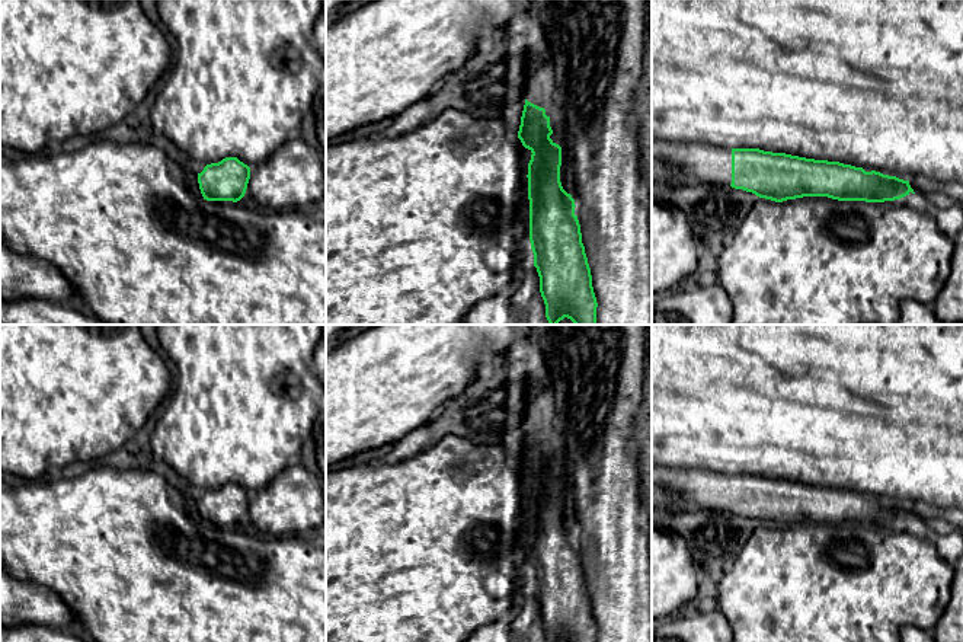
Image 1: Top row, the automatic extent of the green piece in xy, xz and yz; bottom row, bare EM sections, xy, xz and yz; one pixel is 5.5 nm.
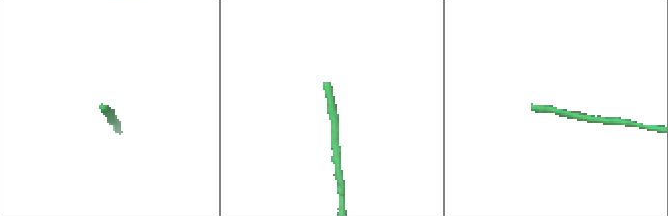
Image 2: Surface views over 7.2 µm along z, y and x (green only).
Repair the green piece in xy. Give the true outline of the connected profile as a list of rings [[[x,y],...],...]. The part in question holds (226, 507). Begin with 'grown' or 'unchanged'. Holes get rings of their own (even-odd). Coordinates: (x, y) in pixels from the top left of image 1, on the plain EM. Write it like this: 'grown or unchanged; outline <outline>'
unchanged; outline [[[237,483],[211,489],[198,499],[198,510],[207,527],[240,527],[247,515],[250,494]]]

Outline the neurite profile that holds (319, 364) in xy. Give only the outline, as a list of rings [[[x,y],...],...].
[[[326,325],[323,326],[321,339],[314,351],[313,374],[323,386],[326,393]]]

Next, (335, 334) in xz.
[[[326,325],[326,354],[356,333],[375,325]]]

